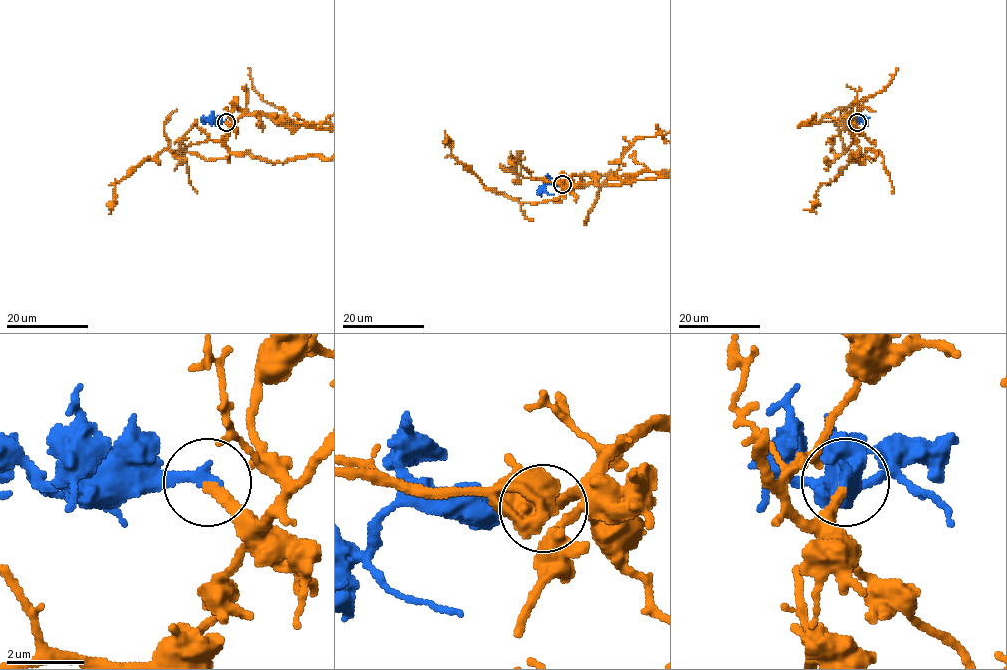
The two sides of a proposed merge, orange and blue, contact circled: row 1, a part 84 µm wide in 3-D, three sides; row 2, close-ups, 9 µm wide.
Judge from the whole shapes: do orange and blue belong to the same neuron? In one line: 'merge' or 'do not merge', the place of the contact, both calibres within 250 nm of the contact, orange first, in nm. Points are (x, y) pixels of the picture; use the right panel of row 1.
merge | (857, 122) | 280/300 nm

